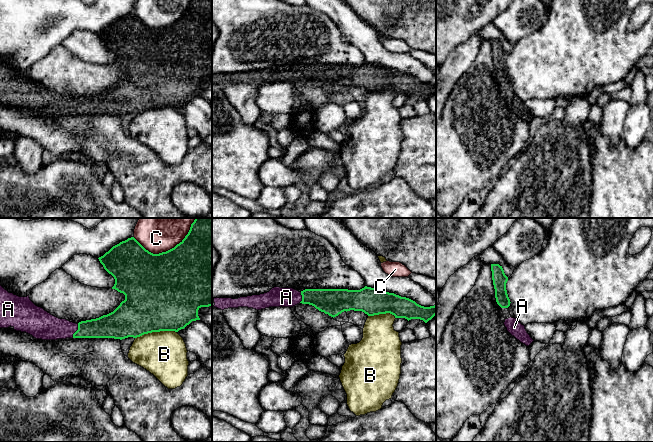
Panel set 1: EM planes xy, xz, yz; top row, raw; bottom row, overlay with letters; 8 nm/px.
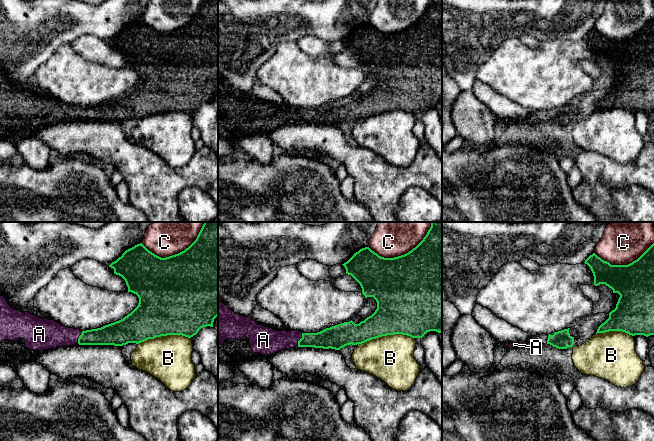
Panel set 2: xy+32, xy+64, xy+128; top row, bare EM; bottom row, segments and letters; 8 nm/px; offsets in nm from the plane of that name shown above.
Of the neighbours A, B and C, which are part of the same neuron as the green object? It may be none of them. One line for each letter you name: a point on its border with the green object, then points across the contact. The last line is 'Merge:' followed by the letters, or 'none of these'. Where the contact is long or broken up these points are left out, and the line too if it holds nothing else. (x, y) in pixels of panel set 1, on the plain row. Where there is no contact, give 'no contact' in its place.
A: meets green in xy at (77, 106)
Merge: A

